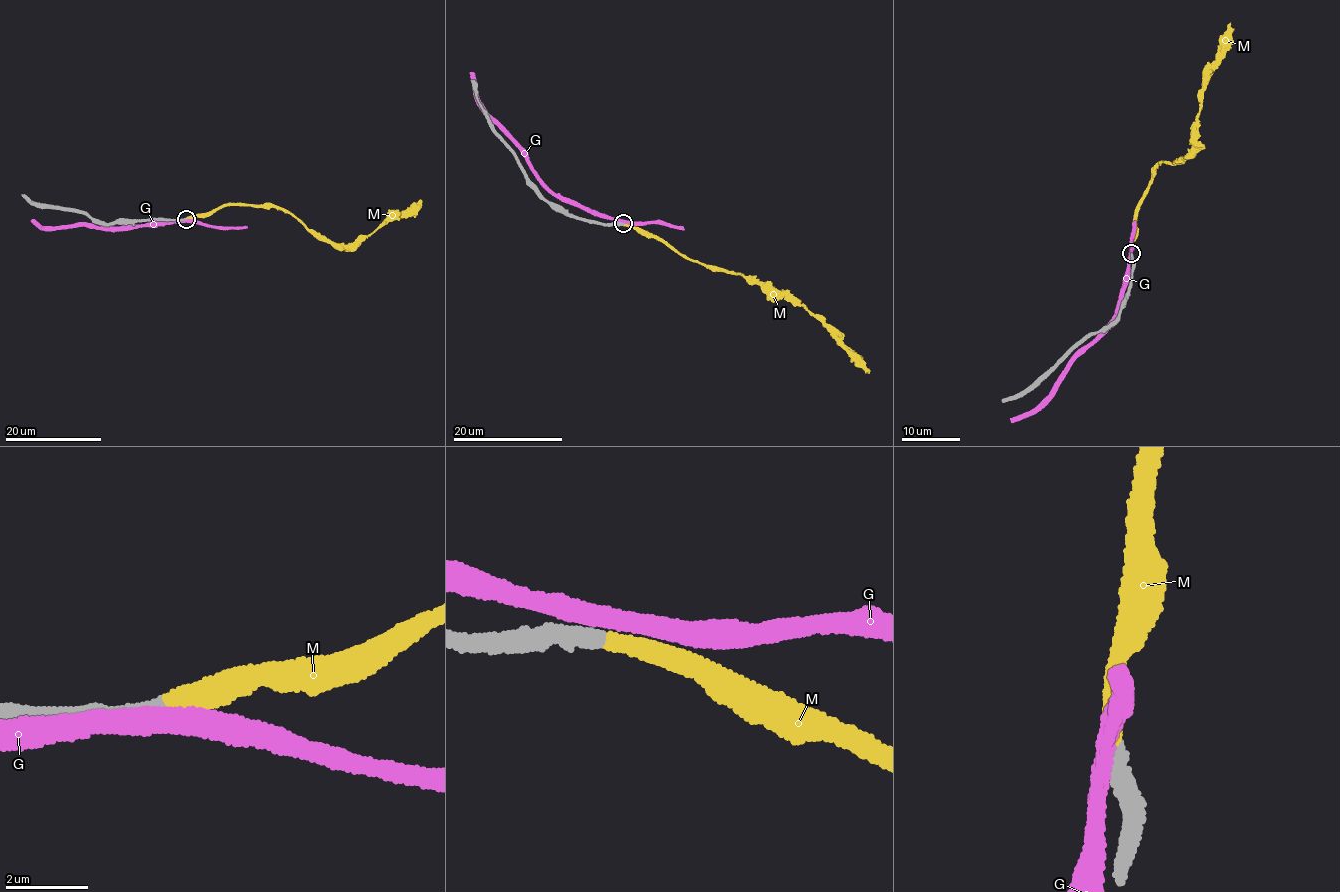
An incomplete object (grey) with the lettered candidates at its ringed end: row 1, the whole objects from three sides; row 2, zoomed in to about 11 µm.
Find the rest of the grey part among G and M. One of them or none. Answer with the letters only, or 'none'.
M

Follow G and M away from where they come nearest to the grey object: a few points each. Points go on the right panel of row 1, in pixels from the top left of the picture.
G: (1130, 257), (1129, 279), (1122, 303), (1110, 321), (1092, 343), (1073, 353), (1047, 398), (1011, 422)
M: (1130, 253), (1133, 225), (1154, 166), (1186, 157), (1195, 143), (1191, 132), (1206, 79), (1230, 23)

